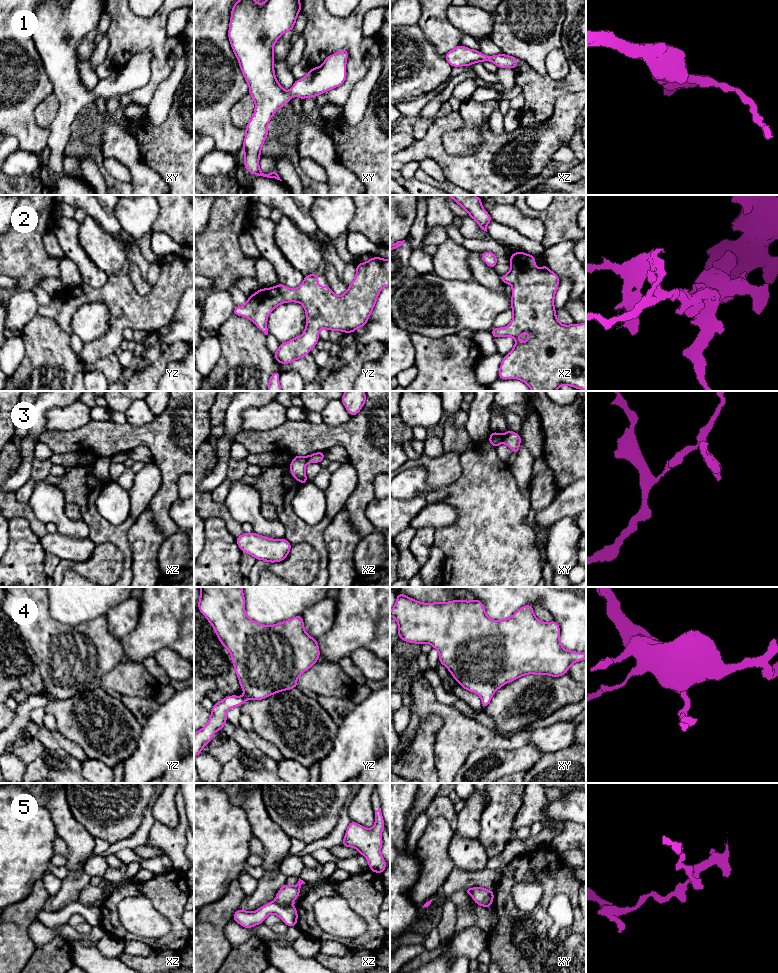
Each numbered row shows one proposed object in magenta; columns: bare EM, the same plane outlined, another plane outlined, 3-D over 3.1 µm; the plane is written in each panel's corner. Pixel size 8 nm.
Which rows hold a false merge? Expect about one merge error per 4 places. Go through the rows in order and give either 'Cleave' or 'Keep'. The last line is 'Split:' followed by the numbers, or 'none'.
1: Keep
2: Keep
3: Cleave
4: Keep
5: Cleave
Split: 3, 5

